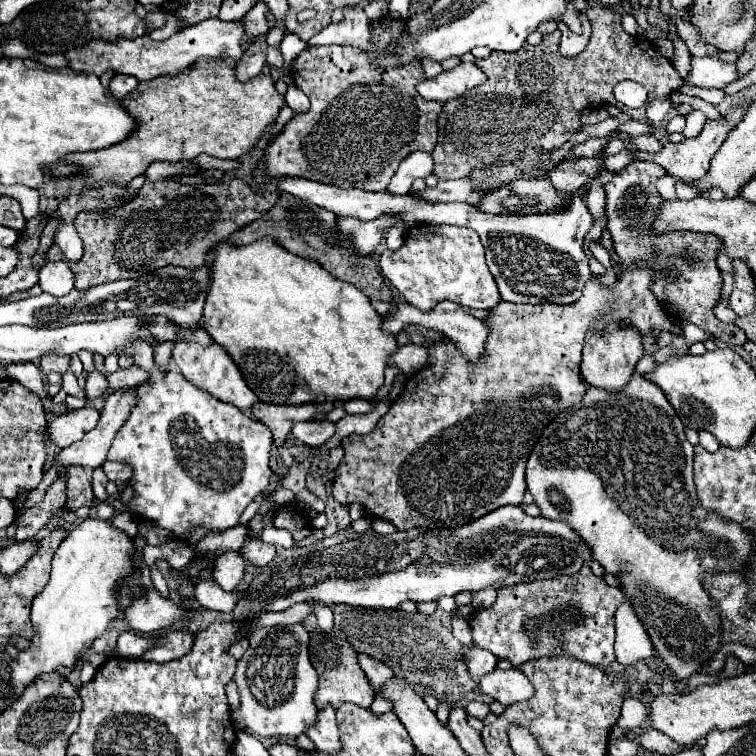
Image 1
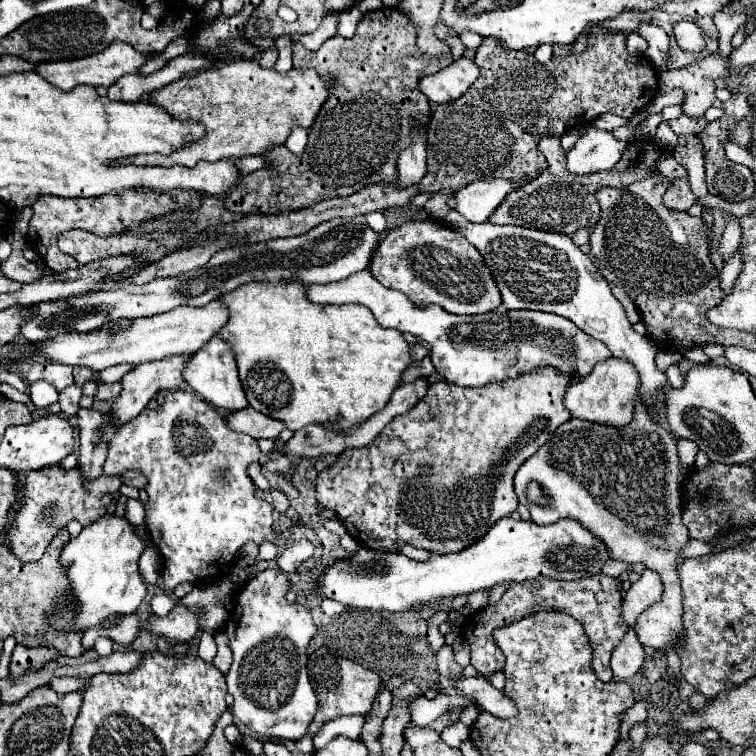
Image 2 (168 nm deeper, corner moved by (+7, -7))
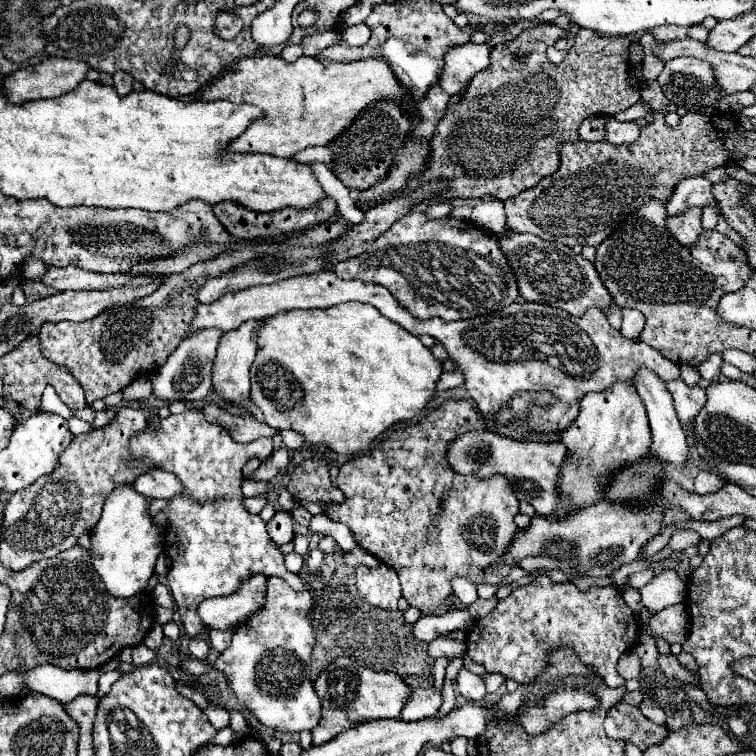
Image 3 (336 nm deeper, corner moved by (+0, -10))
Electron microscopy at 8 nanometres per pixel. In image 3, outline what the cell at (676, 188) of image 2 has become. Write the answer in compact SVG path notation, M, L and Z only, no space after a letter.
M692 208L692 210L684 210L684 214L676 214L668 218L668 230L680 244L692 246L696 242L696 238L702 232L700 214L702 214L700 208Z

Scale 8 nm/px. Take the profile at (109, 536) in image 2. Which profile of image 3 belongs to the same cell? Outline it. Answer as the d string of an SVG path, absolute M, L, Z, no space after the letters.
M118 486L108 496L100 522L90 532L92 568L100 574L106 590L116 598L132 598L140 592L150 592L148 580L164 550L164 530L152 524L148 502L150 500L138 494L132 486Z

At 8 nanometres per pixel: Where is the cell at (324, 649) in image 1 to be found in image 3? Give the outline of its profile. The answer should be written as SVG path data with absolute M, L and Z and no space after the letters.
M334 658L314 682L316 694L322 700L322 718L320 724L312 730L312 744L320 746L332 740L342 730L352 726L380 720L380 718L398 718L404 702L410 696L410 686L396 676L394 672L374 672L370 668L358 666L352 658Z

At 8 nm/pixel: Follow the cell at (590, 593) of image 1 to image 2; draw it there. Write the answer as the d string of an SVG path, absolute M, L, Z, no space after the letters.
M603 573L585 577L581 581L557 581L549 577L537 577L537 579L527 579L523 583L513 583L505 595L495 603L487 605L485 609L473 613L467 617L465 627L463 627L463 637L469 641L471 649L471 665L483 675L491 677L497 671L503 671L505 667L505 655L499 649L499 645L493 639L493 631L497 627L511 625L515 621L521 621L527 615L539 613L541 611L562 612L575 617L591 643L593 649L593 671L601 681L611 681L613 673L609 667L609 659L613 649L619 645L623 635L627 633L627 623L621 615L621 593L619 593L619 581L611 579Z

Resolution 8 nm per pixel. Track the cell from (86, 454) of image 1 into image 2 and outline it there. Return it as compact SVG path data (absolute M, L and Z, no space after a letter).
M185 353L185 355L171 355L171 357L165 357L165 359L159 359L159 361L149 361L149 363L143 363L139 367L135 367L131 373L127 373L121 381L123 385L123 391L121 395L115 399L113 407L111 407L111 413L113 413L113 421L115 425L105 425L105 439L111 441L113 435L119 431L119 425L121 423L127 423L129 419L137 417L145 407L147 403L159 393L159 391L179 391L179 389L185 389L187 383L183 379L183 369L185 365L189 363L191 355Z

